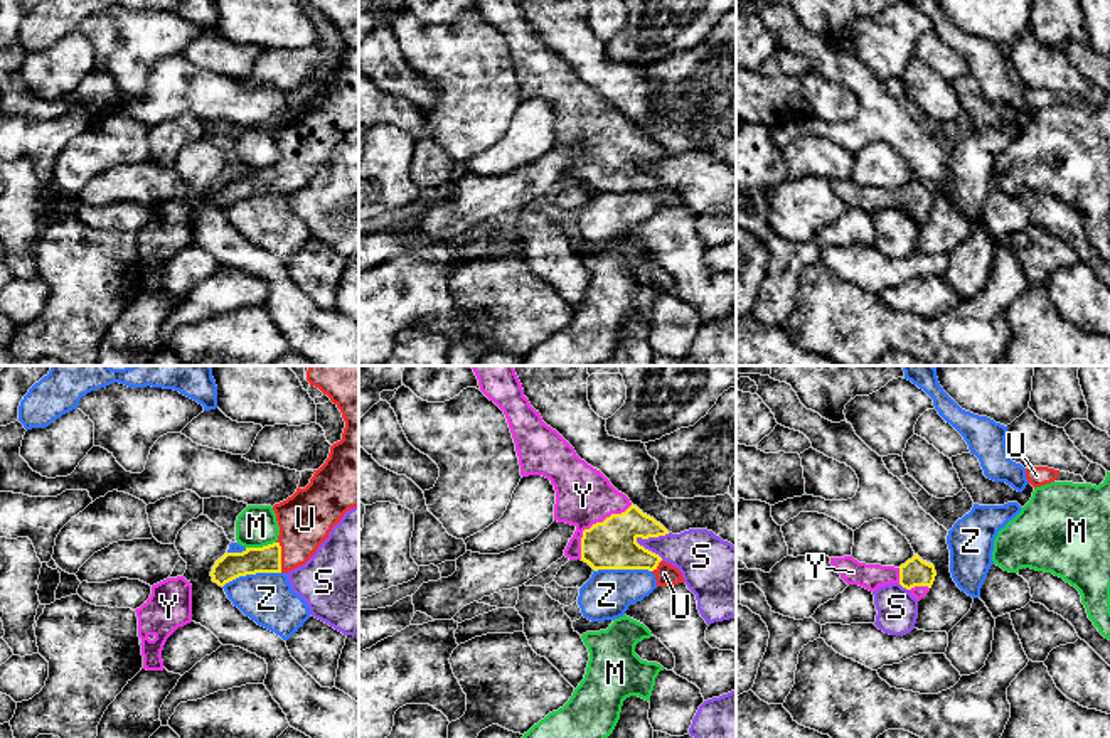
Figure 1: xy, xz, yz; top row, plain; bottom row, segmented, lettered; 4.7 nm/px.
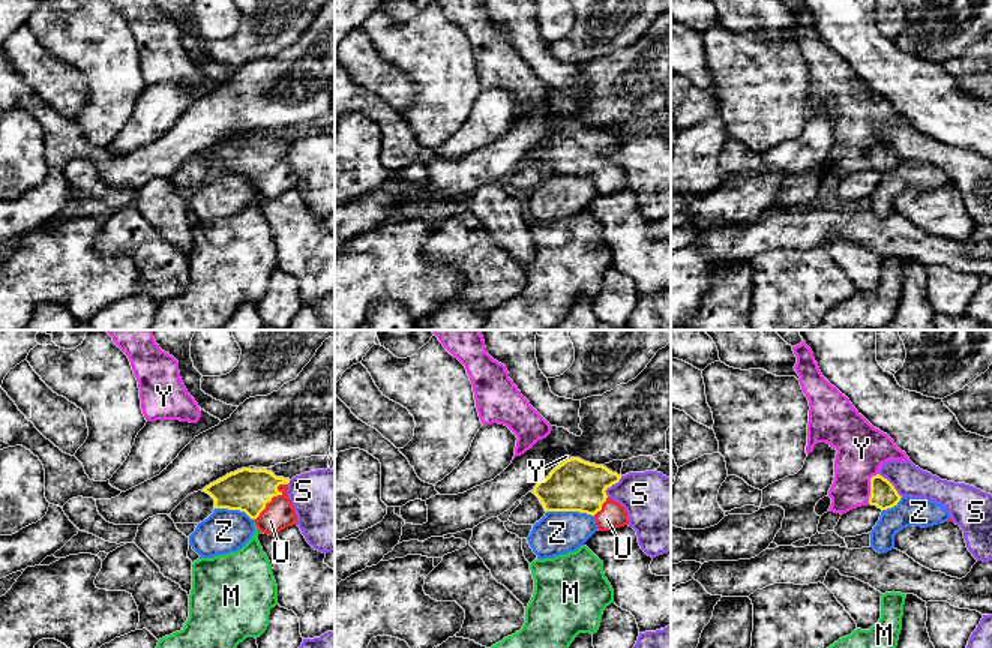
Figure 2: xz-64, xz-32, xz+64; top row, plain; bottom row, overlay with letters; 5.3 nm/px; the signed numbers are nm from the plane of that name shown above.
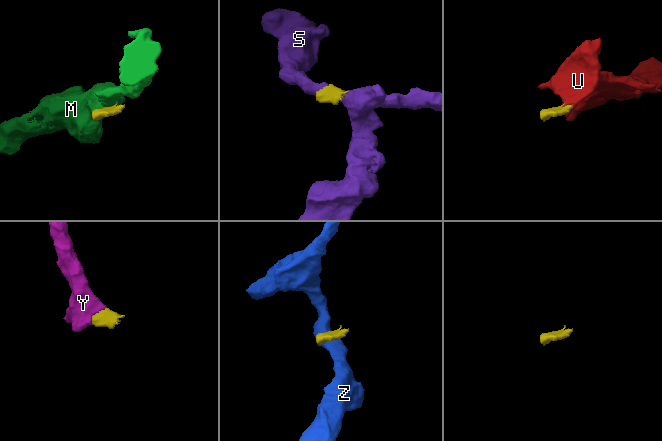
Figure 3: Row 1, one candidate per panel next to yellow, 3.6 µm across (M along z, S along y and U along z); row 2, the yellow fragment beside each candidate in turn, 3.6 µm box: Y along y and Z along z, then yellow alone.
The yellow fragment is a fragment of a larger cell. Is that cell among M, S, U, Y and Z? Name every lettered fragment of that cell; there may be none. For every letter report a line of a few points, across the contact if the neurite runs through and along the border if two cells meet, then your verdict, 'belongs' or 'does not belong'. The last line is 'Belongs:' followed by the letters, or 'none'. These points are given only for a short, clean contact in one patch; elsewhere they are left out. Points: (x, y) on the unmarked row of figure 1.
M: line xy (275, 164), (265, 169), (246, 171); does not belong
S: does not belong
U: line xy (268, 181), (280, 179), (300, 159), (305, 142); belongs
Y: line xz (612, 167), (593, 147), (593, 128), (583, 118); belongs
Z: line xy (280, 194), (240, 197), (223, 209); does not belong
Belongs: U, Y

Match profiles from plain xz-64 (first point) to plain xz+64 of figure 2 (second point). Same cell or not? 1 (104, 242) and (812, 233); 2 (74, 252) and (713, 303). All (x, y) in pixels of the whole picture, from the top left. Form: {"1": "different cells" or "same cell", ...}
{"1": "different cells", "2": "different cells"}

